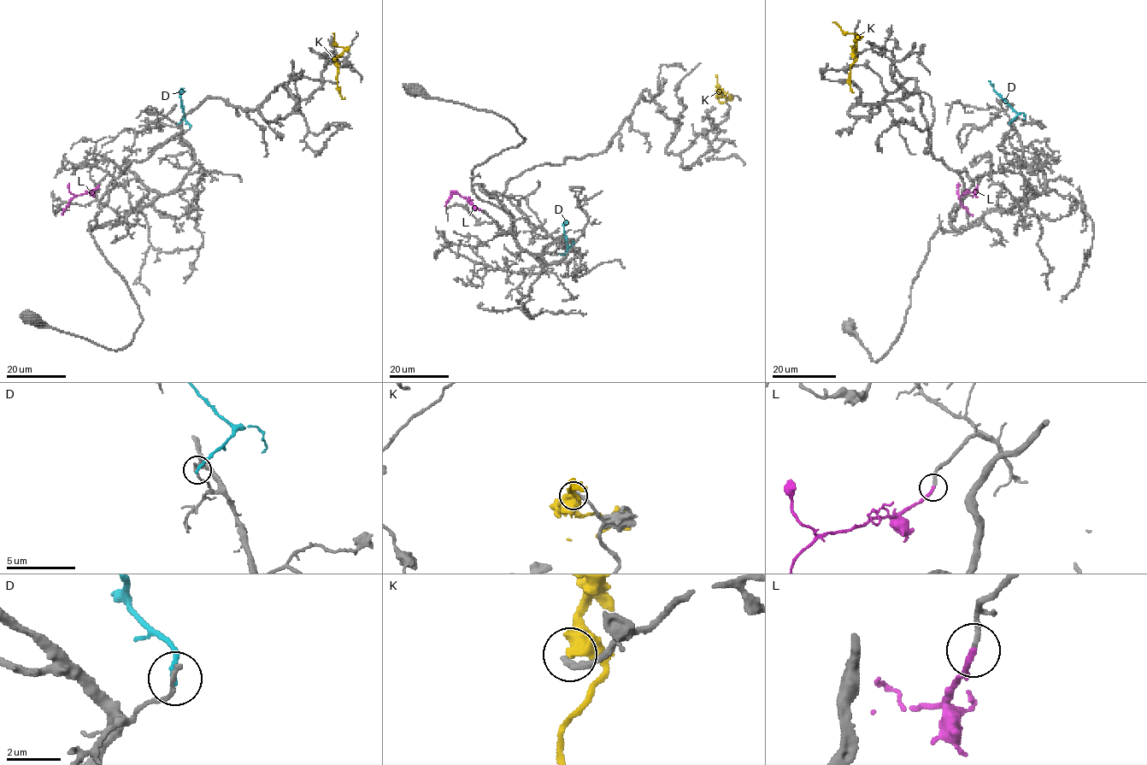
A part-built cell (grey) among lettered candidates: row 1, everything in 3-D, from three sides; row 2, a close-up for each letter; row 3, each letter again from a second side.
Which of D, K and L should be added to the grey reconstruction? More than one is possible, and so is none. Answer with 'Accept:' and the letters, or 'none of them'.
Accept: L

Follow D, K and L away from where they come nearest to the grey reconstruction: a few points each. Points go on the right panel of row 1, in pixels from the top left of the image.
D: (1008, 123), (1017, 113), (989, 80)
K: (851, 56), (855, 40), (861, 36), (845, 33), (832, 21)
L: (978, 185), (973, 191), (959, 198), (972, 215)

